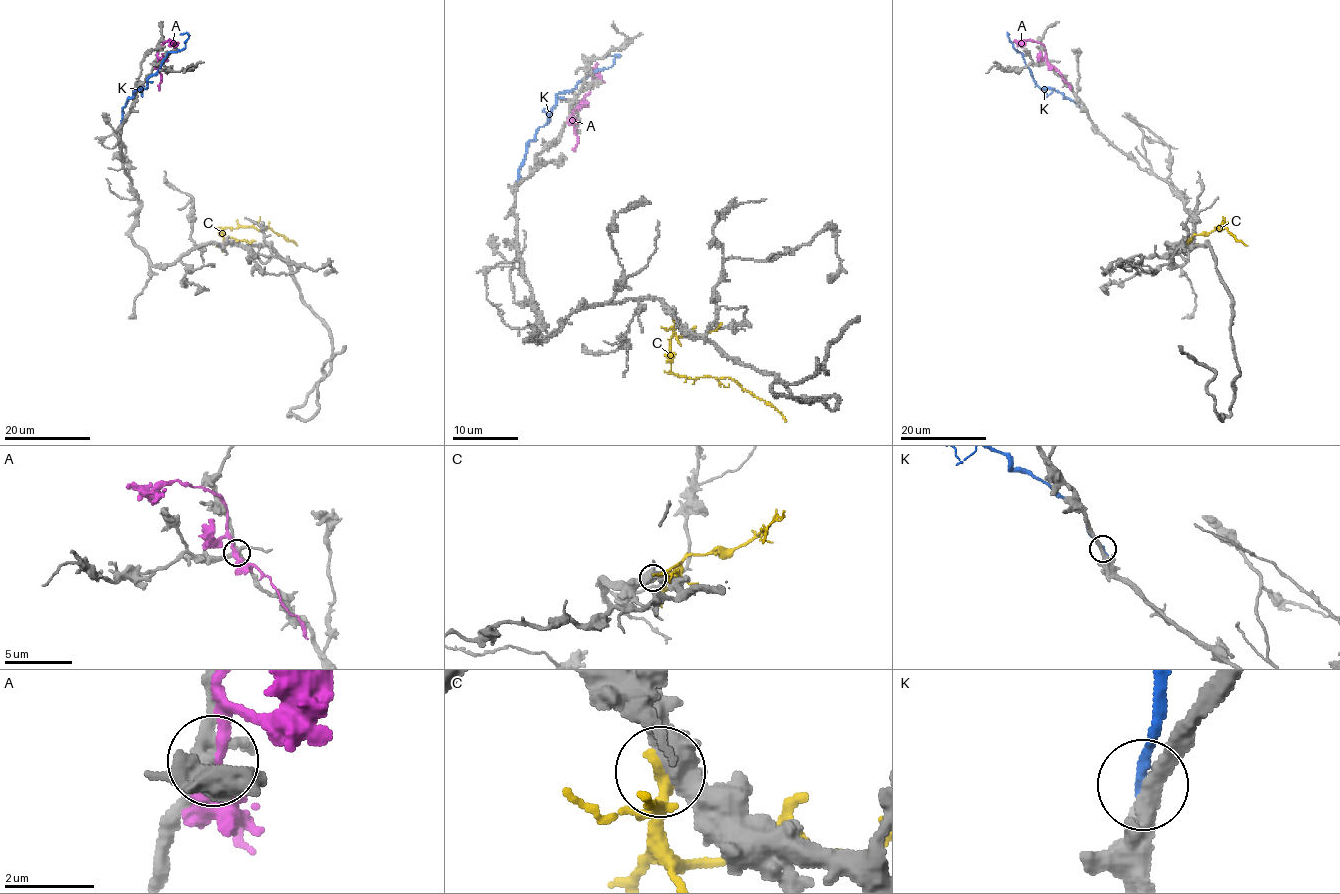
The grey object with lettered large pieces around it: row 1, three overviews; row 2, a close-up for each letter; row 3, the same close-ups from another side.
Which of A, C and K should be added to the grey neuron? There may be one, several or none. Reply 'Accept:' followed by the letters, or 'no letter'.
Accept: no letter

